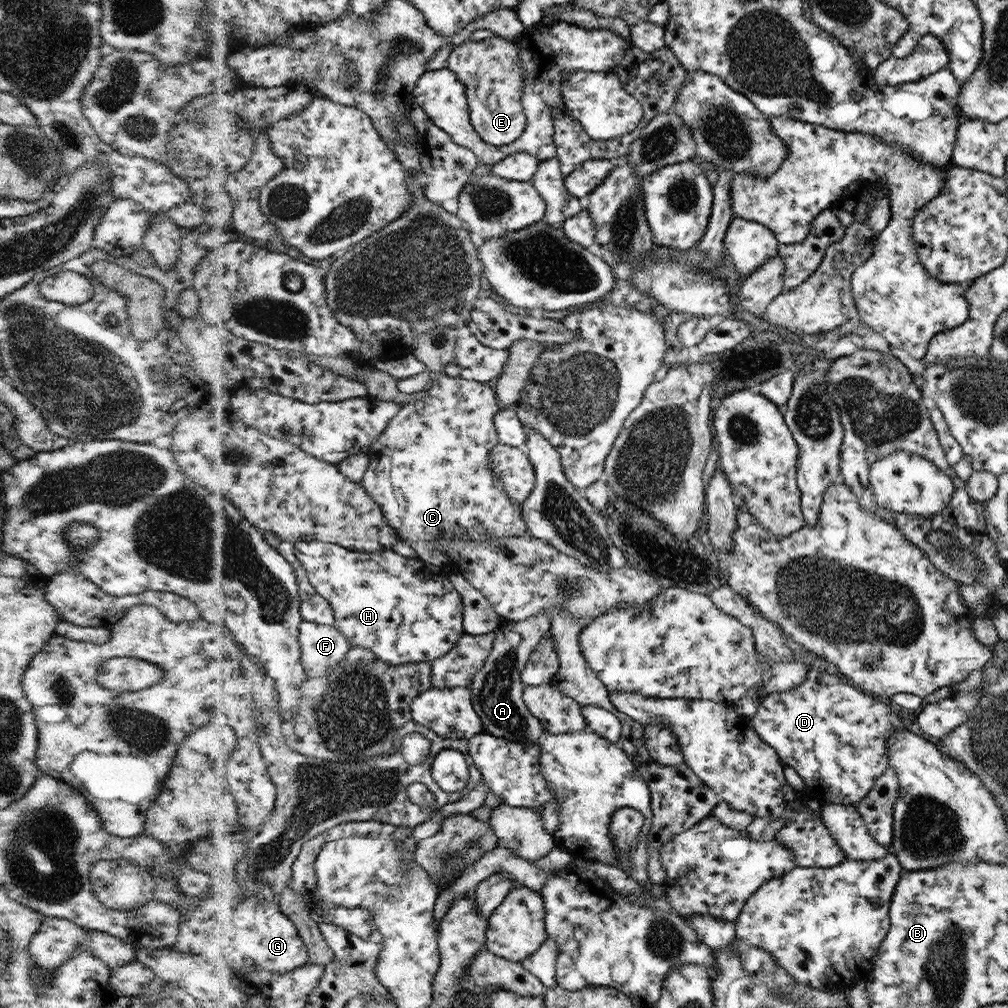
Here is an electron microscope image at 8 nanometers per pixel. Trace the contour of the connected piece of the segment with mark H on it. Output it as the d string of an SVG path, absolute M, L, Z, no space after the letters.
M313 540L297 543L295 549L296 557L308 572L311 584L319 594L327 598L329 605L333 607L336 619L334 625L352 642L353 647L372 649L374 653L377 653L377 656L393 665L411 662L433 662L435 659L441 658L447 655L448 652L451 652L452 648L456 646L457 641L460 641L460 636L464 634L461 624L461 612L463 612L463 607L461 607L461 593L454 587L449 574L441 573L440 566L430 566L420 557L405 558L405 556L401 556L401 554L397 554L397 552L393 552L391 549L379 552L359 552L337 544Z

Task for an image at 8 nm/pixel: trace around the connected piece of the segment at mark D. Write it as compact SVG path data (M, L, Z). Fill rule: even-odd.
M820 668L806 672L805 678L791 690L762 696L750 724L757 736L776 750L780 764L792 768L802 778L808 799L820 801L821 806L859 803L889 767L888 736L903 728L903 722L885 706L883 699L875 698L856 686L841 683L838 677Z

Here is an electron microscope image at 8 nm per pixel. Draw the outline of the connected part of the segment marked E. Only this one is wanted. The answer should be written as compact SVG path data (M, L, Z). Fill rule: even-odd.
M493 37L477 42L462 41L451 52L448 68L460 77L468 99L469 120L472 121L473 129L476 130L480 140L487 144L512 143L524 132L527 124L527 117L520 104L522 82L526 72L517 64L519 49L514 41Z

